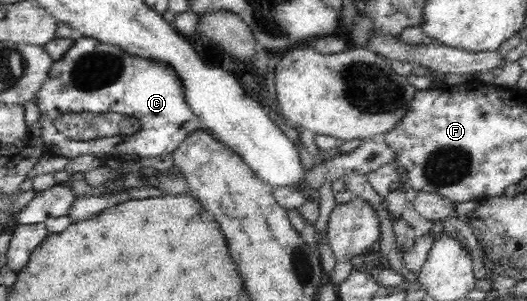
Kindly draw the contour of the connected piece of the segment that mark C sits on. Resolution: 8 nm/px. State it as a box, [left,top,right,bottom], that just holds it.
[34,35,204,159]

